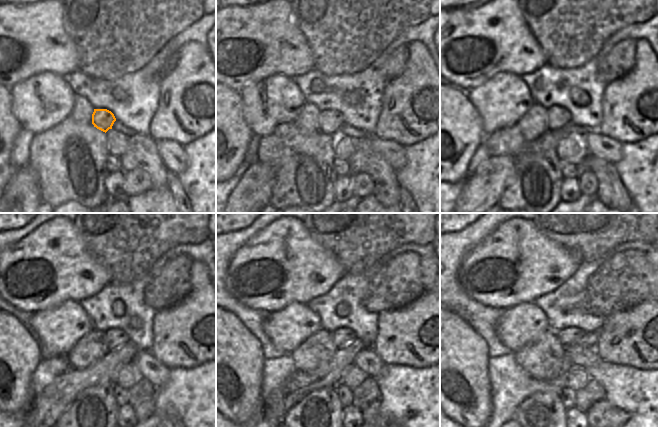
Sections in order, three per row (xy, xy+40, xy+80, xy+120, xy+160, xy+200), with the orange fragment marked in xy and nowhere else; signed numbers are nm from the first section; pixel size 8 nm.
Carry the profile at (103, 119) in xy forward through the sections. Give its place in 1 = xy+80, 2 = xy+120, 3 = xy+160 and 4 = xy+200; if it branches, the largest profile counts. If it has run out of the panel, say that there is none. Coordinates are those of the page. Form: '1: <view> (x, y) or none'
1: xy+80 (558, 117)
2: xy+120 (115, 338)
3: xy+160 (342, 337)
4: xy+200 (572, 337)

